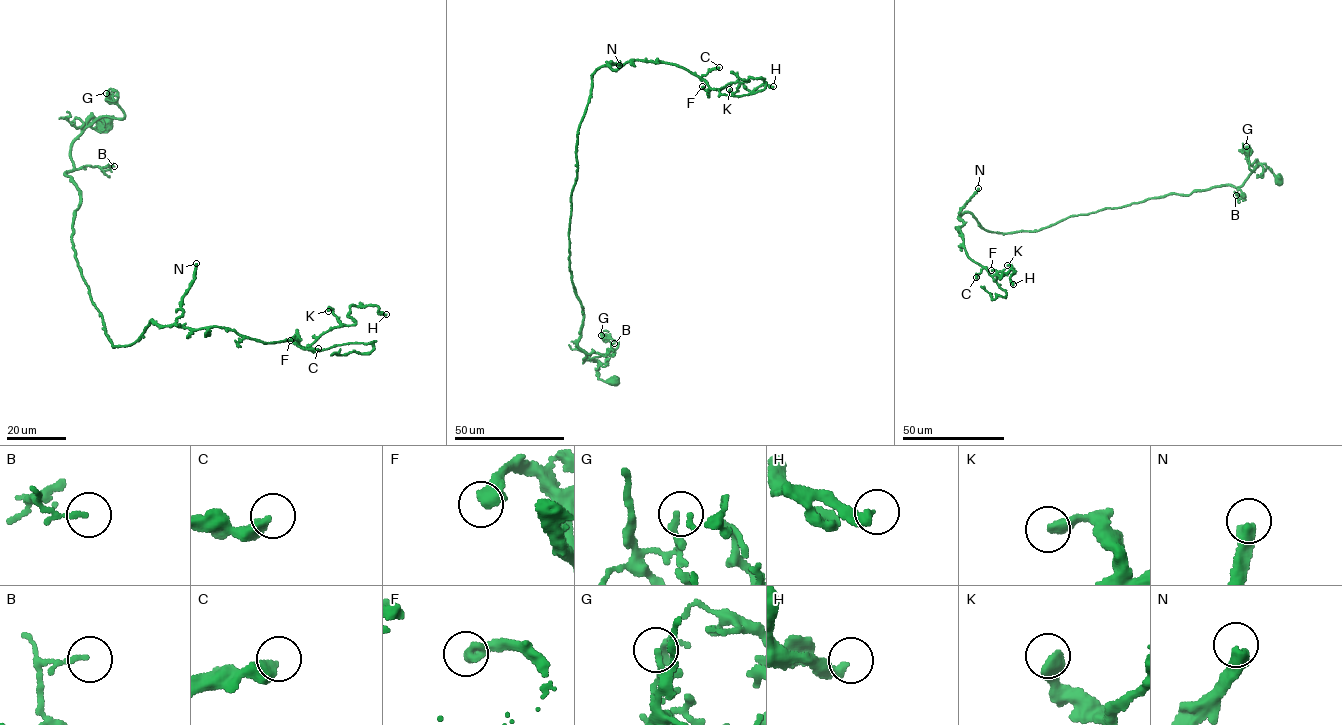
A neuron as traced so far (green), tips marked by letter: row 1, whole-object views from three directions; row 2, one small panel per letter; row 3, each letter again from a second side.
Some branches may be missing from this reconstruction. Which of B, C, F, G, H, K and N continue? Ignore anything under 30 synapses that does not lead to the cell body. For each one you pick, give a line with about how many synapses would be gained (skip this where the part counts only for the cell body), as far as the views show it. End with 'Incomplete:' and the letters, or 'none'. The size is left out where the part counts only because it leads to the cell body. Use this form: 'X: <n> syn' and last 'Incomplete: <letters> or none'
N: 130 syn
Incomplete: N

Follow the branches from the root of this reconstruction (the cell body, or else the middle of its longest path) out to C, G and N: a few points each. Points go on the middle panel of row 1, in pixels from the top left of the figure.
C: (611, 382), (578, 346), (584, 308), (569, 268), (577, 132), (592, 74), (639, 60), (700, 77), (719, 67)
G: (611, 382), (598, 378), (598, 363), (592, 359), (615, 349), (618, 343), (601, 335)
N: (611, 382), (578, 346), (584, 308), (568, 229), (592, 74), (619, 65)

